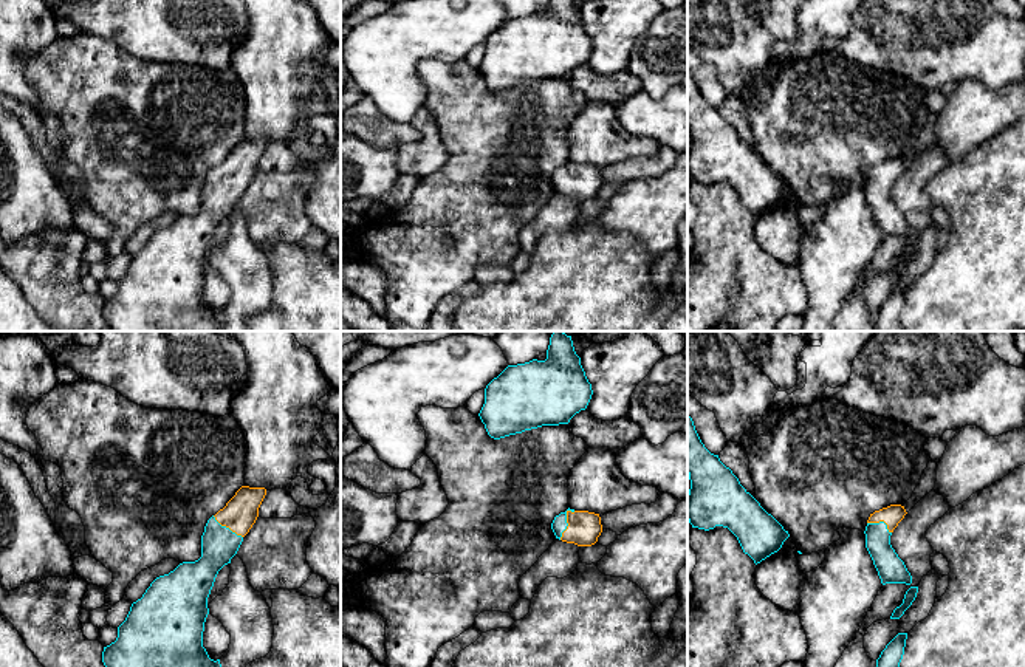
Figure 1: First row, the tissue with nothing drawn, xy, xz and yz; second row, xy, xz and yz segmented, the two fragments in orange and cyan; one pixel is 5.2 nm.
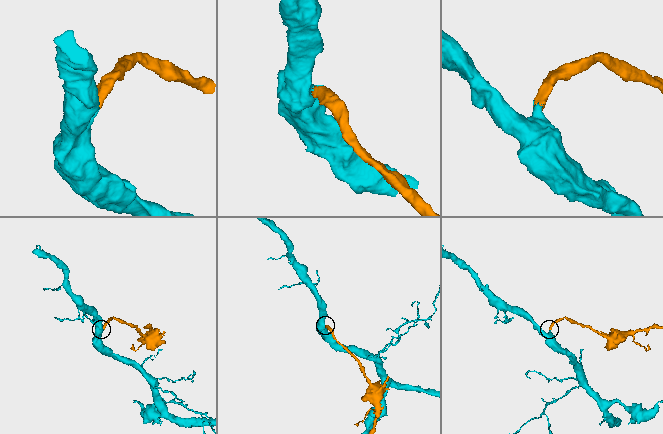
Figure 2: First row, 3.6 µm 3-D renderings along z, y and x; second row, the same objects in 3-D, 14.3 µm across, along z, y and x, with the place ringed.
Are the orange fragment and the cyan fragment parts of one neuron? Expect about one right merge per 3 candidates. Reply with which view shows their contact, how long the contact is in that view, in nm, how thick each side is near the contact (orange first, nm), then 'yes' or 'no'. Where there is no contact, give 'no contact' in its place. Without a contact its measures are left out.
contact in xz; length 170 nm; calibres 170 and 80 nm; yes

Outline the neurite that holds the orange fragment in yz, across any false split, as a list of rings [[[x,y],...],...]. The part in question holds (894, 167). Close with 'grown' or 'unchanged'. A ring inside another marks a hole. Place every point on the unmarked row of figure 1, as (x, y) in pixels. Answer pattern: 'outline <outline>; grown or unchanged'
outline [[[890,158],[870,167],[867,173],[866,201],[883,238],[912,237],[910,226],[890,198],[890,189],[906,167],[904,159]]]; grown

